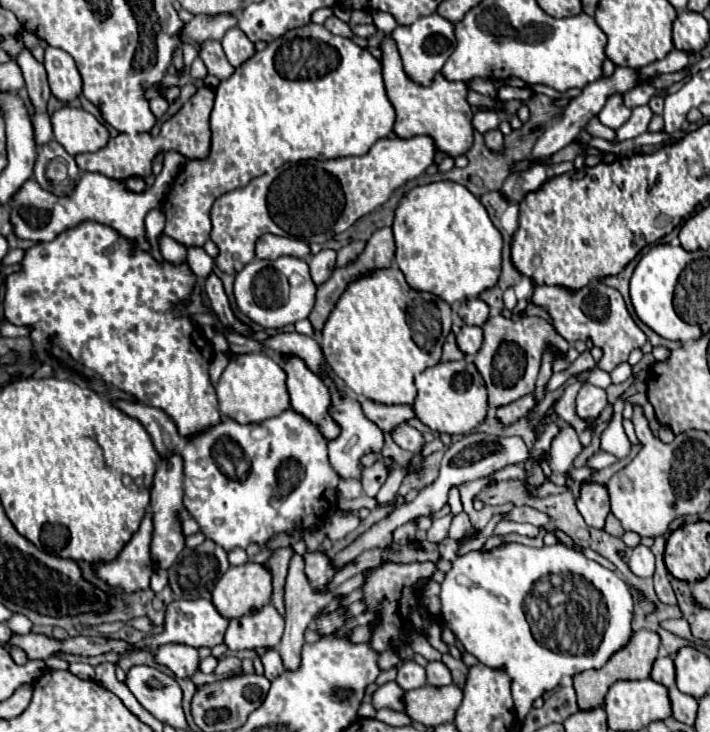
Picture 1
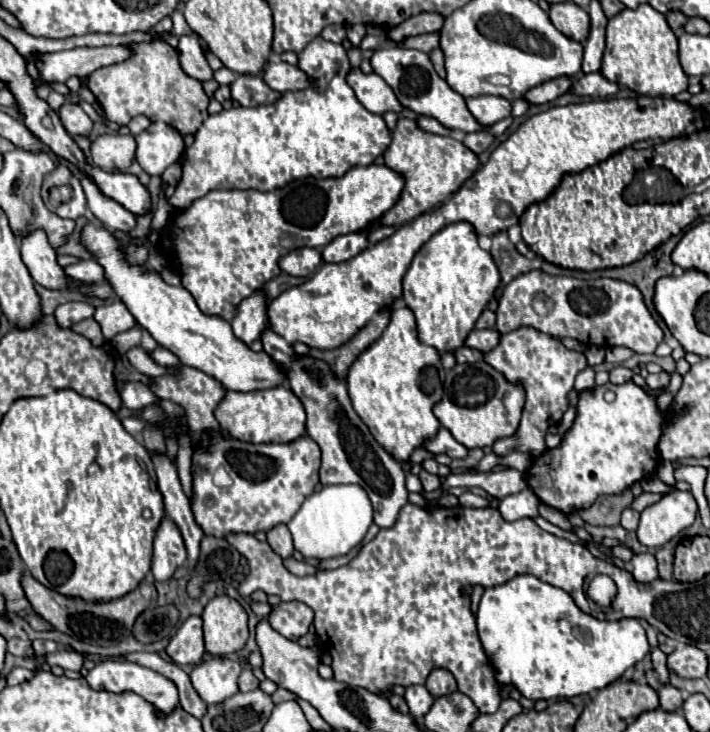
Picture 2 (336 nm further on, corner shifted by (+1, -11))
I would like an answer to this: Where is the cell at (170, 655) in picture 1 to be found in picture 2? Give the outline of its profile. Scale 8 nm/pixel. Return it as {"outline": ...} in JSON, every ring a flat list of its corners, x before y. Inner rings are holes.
{"outline":[[211,657,191,671,191,683,207,705,223,703,239,691,239,673,241,665,237,661,227,657]]}

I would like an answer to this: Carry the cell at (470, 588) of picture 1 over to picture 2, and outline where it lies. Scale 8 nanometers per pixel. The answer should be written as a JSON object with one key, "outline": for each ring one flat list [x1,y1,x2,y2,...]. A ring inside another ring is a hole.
{"outline":[[517,575,515,579,485,589,479,611,477,629,481,643,495,667,497,679,505,685,515,685,527,699,569,699,581,693,593,693,617,681,627,669,643,661,649,651,647,635,637,619,599,621,585,615,559,587,551,587,533,575]]}

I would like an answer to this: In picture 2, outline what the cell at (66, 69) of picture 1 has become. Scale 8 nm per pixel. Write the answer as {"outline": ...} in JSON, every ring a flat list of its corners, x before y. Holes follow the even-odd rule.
{"outline":[[65,103,59,109,59,117,69,135,89,135,93,129,93,121,89,119,89,115,75,103]]}

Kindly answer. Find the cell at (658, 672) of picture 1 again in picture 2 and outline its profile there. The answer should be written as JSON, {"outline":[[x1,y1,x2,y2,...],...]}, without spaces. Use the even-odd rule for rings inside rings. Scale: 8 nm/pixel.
{"outline":[[663,685,659,689,659,701,661,701,663,711,681,711,683,707,683,695,673,685]]}

